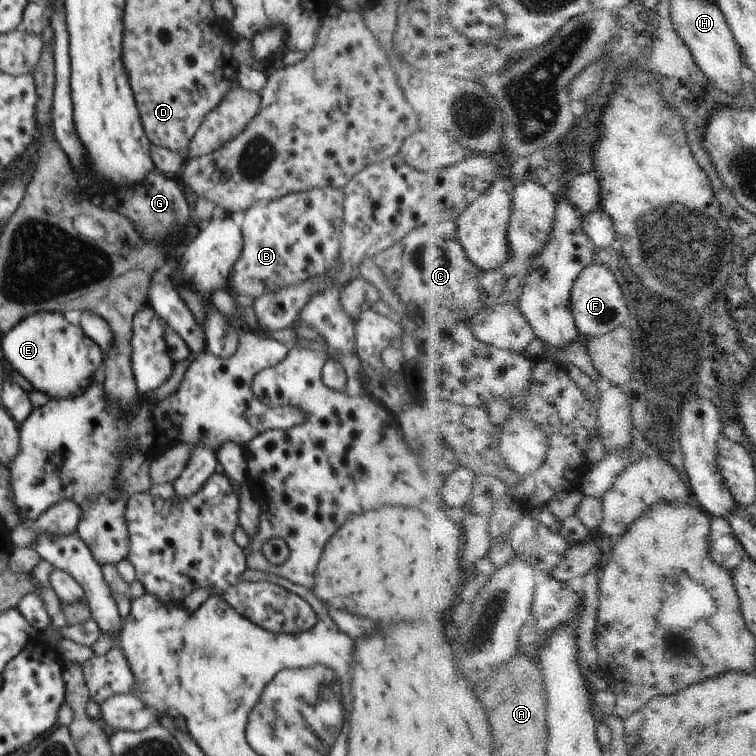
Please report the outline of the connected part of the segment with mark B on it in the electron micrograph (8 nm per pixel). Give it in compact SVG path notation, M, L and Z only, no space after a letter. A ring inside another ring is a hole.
M313 188L288 194L282 200L270 204L258 202L250 210L247 209L241 228L243 249L233 266L228 287L234 289L238 295L247 294L256 300L268 291L277 291L279 288L295 285L297 282L329 271L342 256L340 236L343 229L344 199L345 194L340 188Z

